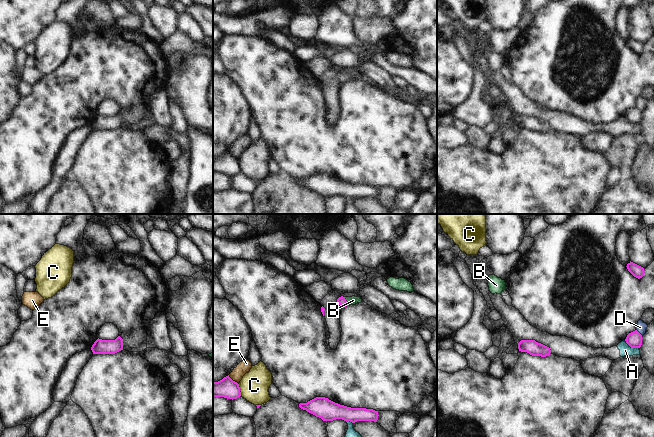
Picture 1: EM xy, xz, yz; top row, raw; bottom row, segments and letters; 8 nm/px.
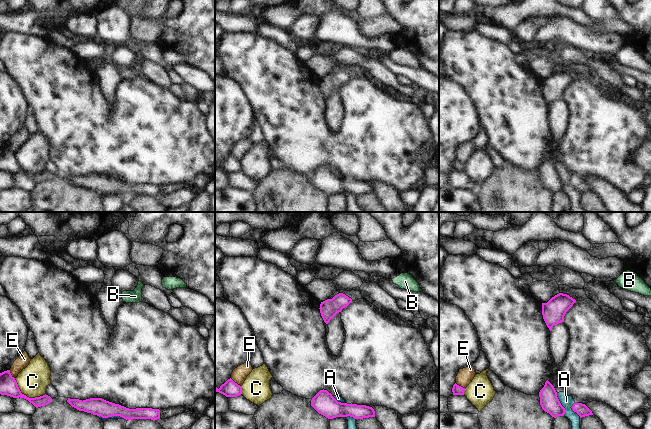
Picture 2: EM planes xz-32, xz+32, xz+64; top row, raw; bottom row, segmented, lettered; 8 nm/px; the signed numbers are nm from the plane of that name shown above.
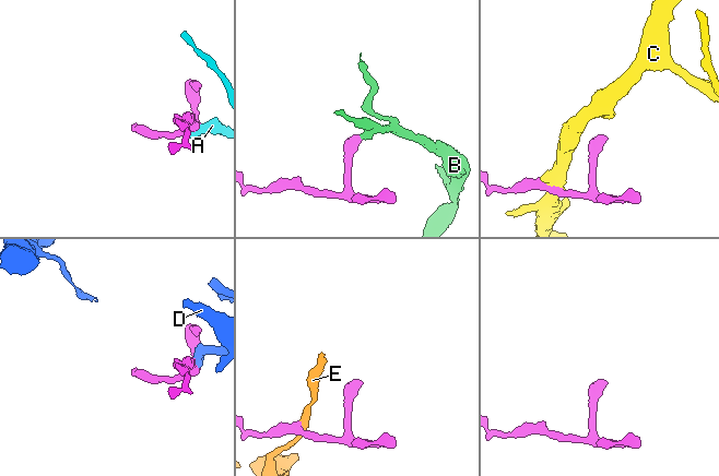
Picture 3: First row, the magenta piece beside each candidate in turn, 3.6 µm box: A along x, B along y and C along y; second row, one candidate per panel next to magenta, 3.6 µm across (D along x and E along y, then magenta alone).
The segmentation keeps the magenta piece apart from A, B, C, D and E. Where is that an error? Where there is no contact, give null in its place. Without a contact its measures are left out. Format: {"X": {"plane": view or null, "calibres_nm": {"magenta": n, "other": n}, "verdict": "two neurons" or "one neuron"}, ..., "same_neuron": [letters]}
{"A": {"plane": "yz", "calibres_nm": {"magenta": 130, "other": 100}, "verdict": "two neurons"}, "B": {"plane": "xz", "calibres_nm": {"magenta": 70, "other": 70}, "verdict": "one neuron"}, "C": {"plane": "xz", "calibres_nm": {"magenta": 160, "other": 220}, "verdict": "two neurons"}, "D": {"plane": "yz", "calibres_nm": {"magenta": 130, "other": 90}, "verdict": "two neurons"}, "E": {"plane": "xz", "calibres_nm": {"magenta": 160, "other": 100}, "verdict": "two neurons"}, "same_neuron": ["B"]}

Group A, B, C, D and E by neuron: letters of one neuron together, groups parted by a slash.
A / B / C / D / E

